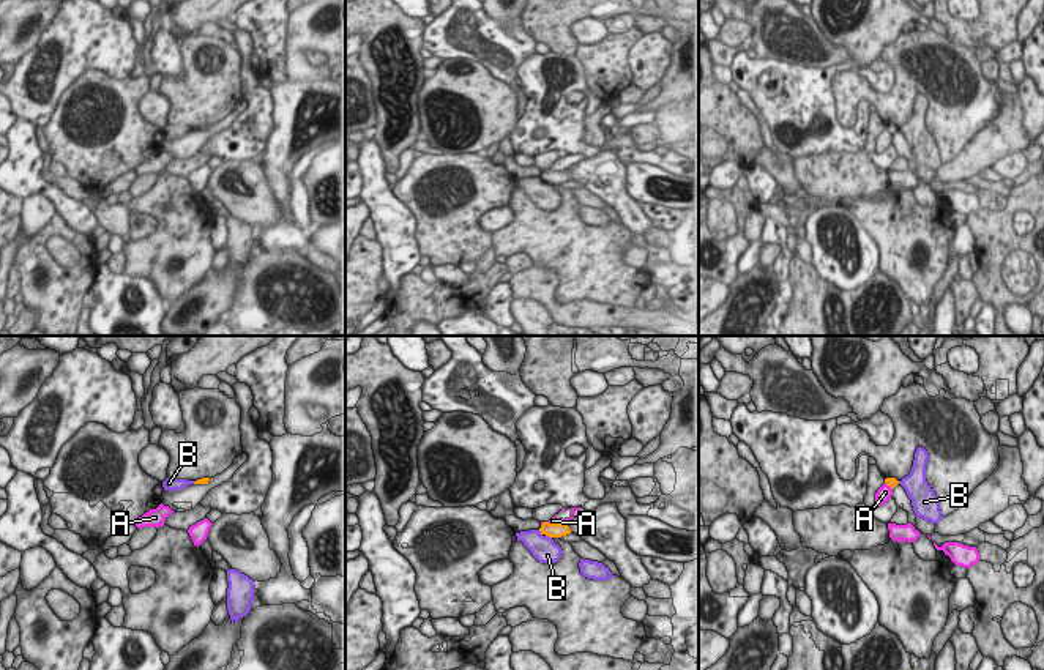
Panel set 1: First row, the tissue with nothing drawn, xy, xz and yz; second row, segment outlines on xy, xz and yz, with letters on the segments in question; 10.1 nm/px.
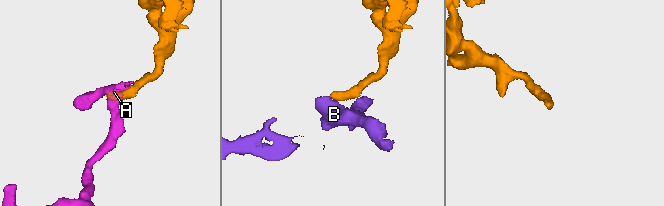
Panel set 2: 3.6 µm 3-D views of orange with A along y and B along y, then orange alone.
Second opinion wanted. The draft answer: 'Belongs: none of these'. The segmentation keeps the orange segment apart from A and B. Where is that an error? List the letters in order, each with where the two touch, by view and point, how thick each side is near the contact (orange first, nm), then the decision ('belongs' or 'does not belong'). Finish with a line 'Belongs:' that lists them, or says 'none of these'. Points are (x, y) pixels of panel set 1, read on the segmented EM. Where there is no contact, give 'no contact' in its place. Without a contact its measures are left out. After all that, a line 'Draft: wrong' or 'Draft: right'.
A: xz (557, 524) | 160/60 nm | does not belong
B: xz (549, 536) | 160/260 nm | does not belong
Belongs: none of these
Draft: right

